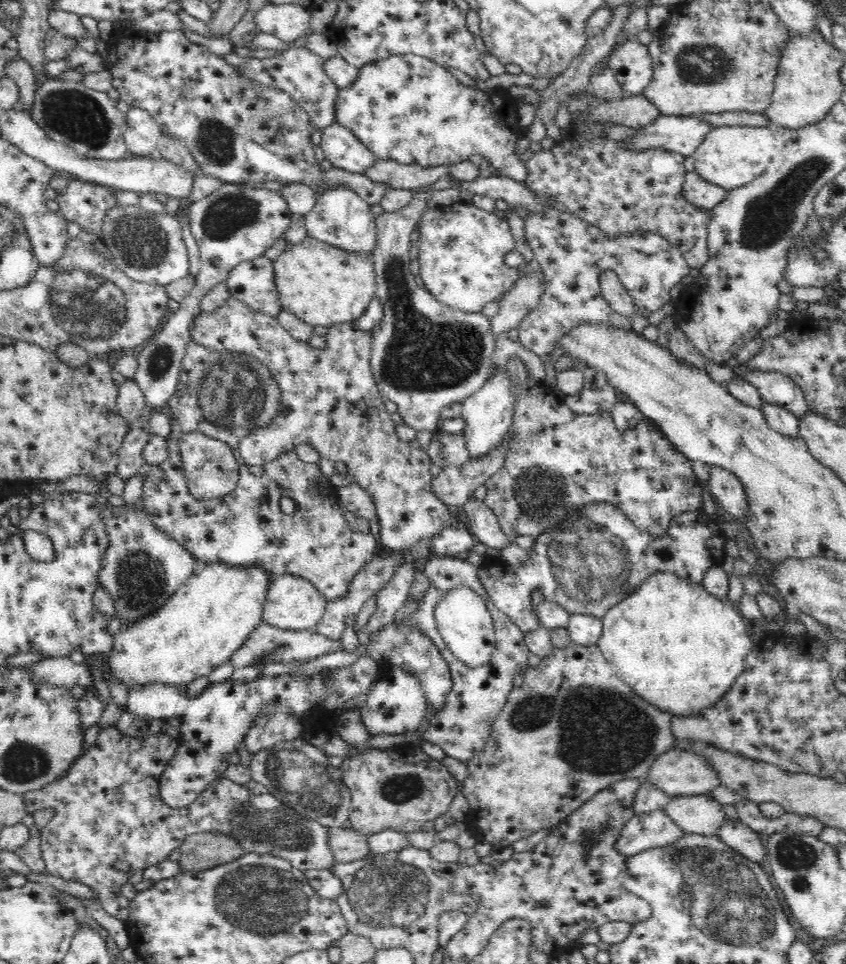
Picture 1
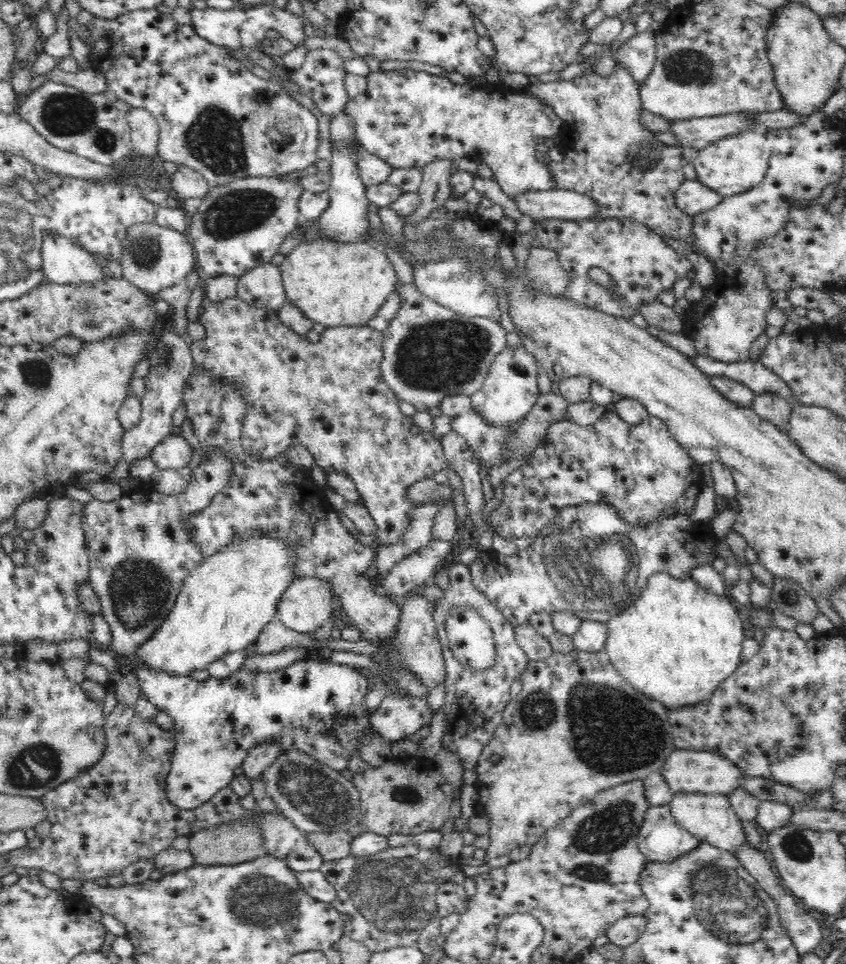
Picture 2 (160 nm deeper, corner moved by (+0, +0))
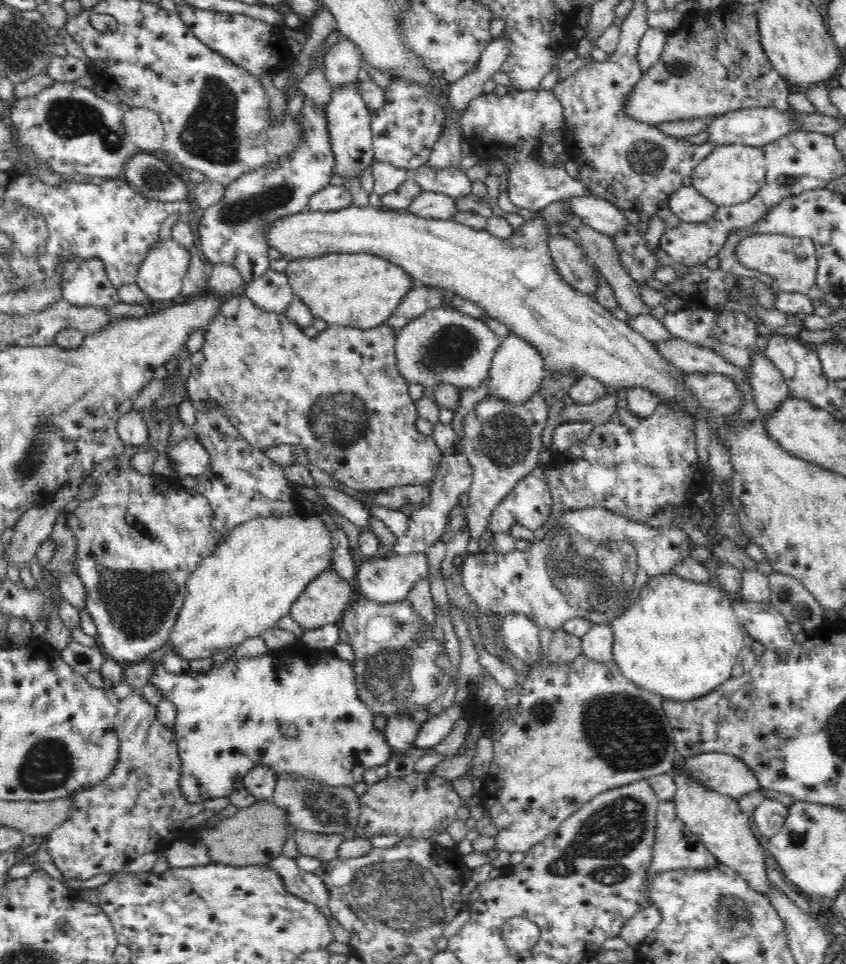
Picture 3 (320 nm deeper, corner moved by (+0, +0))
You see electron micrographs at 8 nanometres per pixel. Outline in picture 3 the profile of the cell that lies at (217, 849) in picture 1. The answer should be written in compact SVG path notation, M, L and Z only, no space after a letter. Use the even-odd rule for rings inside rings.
M271 800L252 803L240 808L233 816L223 818L210 829L197 833L196 839L207 848L212 863L227 865L269 864L282 855L282 848L288 835L288 822L285 812Z

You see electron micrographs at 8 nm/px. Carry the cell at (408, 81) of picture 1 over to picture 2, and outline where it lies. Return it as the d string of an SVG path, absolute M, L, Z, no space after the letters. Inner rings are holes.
M390 70L370 72L367 76L366 91L349 98L345 115L356 140L367 152L385 160L392 168L423 169L434 160L457 160L480 158L494 174L494 180L502 192L512 198L516 193L530 189L554 189L549 170L536 160L536 139L554 138L561 134L563 120L545 104L539 103L526 92L512 93L516 102L496 100L492 92L469 84L456 84L450 78L434 76L424 70Z

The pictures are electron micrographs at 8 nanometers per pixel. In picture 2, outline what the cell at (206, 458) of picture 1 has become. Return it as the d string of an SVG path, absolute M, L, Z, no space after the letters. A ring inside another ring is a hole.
M208 445L202 448L201 454L205 456L203 462L192 473L190 484L178 497L158 495L150 489L147 480L142 486L131 489L125 496L116 501L98 501L92 499L87 503L83 528L88 536L90 556L89 583L92 585L102 603L102 615L110 626L112 633L112 650L117 654L129 656L134 649L154 634L156 628L169 615L174 606L184 579L194 568L197 568L205 557L199 552L198 547L190 542L190 537L182 531L179 524L181 516L188 516L193 512L200 512L207 508L211 501L220 495L230 484L234 476L232 459L228 457L224 447Z

